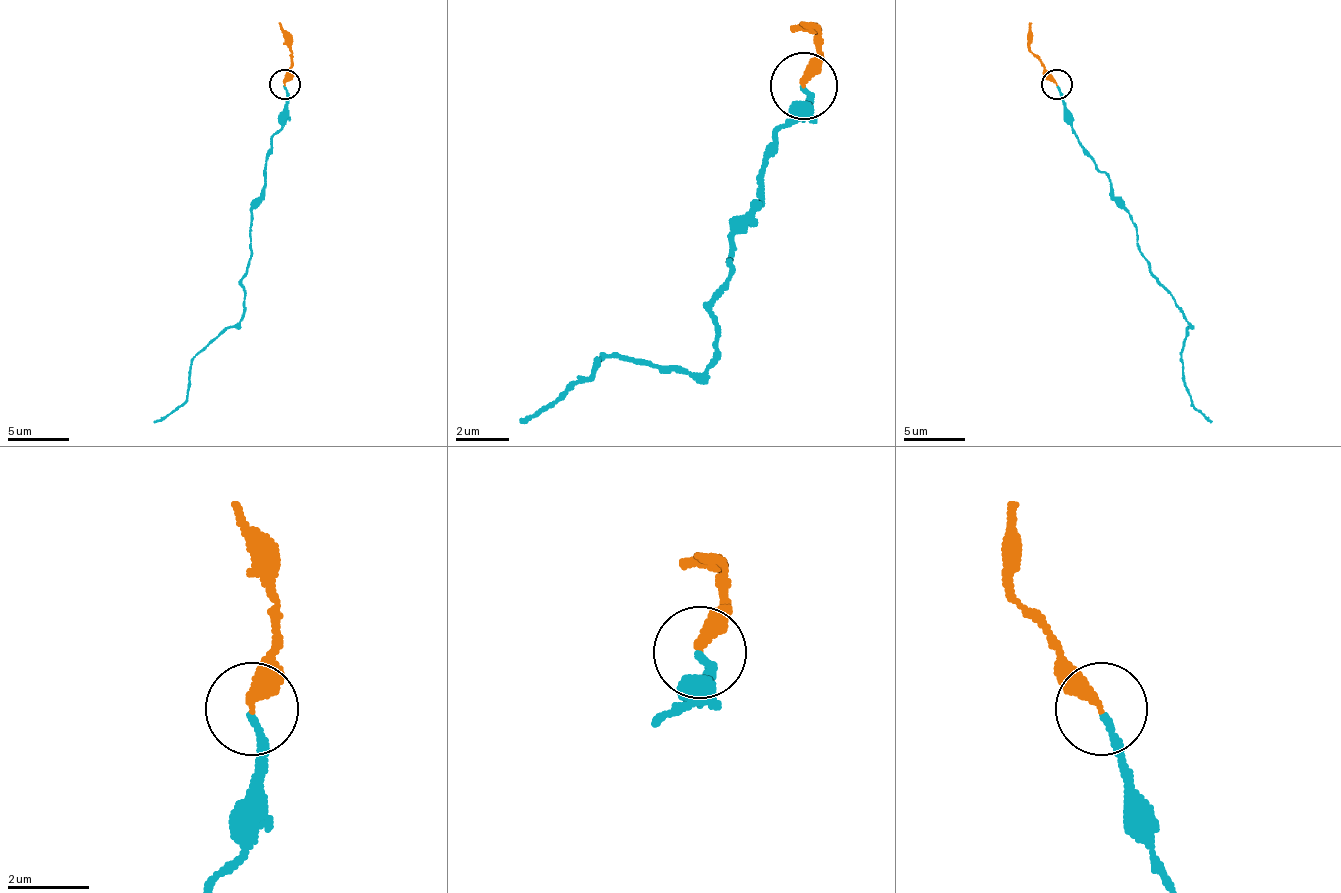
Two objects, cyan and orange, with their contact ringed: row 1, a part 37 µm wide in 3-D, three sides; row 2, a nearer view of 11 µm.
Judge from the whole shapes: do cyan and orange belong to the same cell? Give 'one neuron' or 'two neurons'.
one neuron

